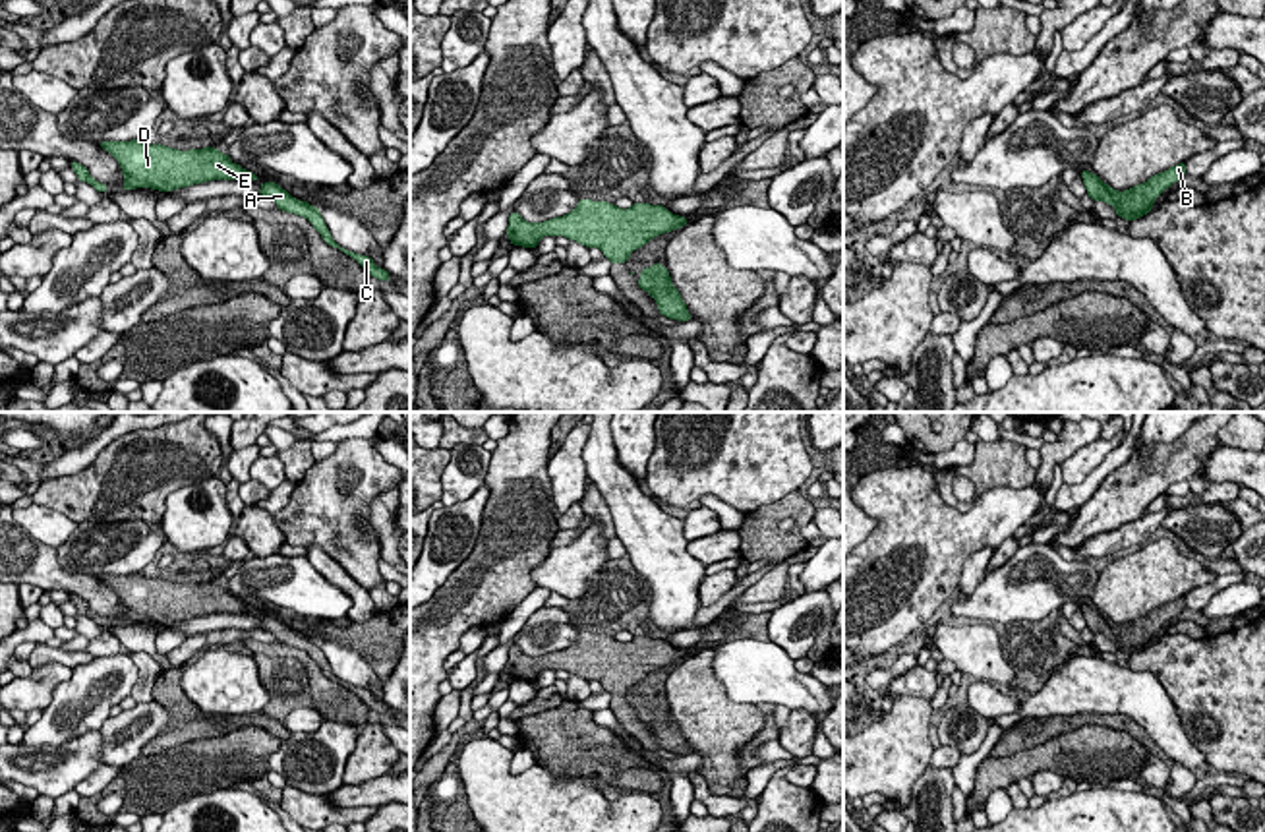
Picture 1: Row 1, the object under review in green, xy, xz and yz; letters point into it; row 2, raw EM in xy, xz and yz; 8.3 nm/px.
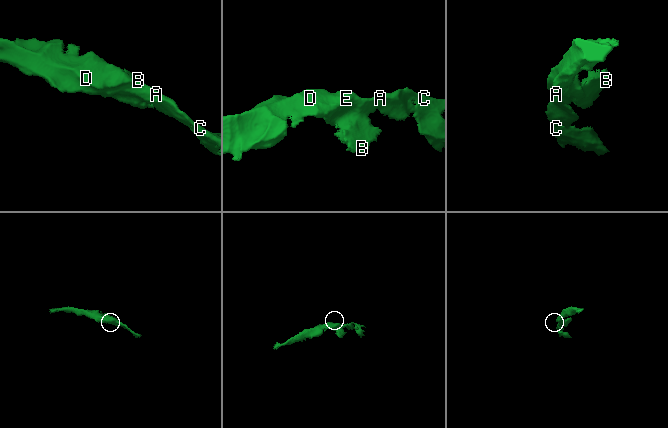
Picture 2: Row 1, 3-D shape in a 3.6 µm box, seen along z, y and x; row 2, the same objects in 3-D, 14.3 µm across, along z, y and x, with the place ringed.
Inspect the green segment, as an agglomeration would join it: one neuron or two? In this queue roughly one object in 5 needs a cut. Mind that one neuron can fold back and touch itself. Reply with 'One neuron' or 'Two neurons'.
One neuron

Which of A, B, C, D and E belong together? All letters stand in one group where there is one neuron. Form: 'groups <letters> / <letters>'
groups A B C D E

